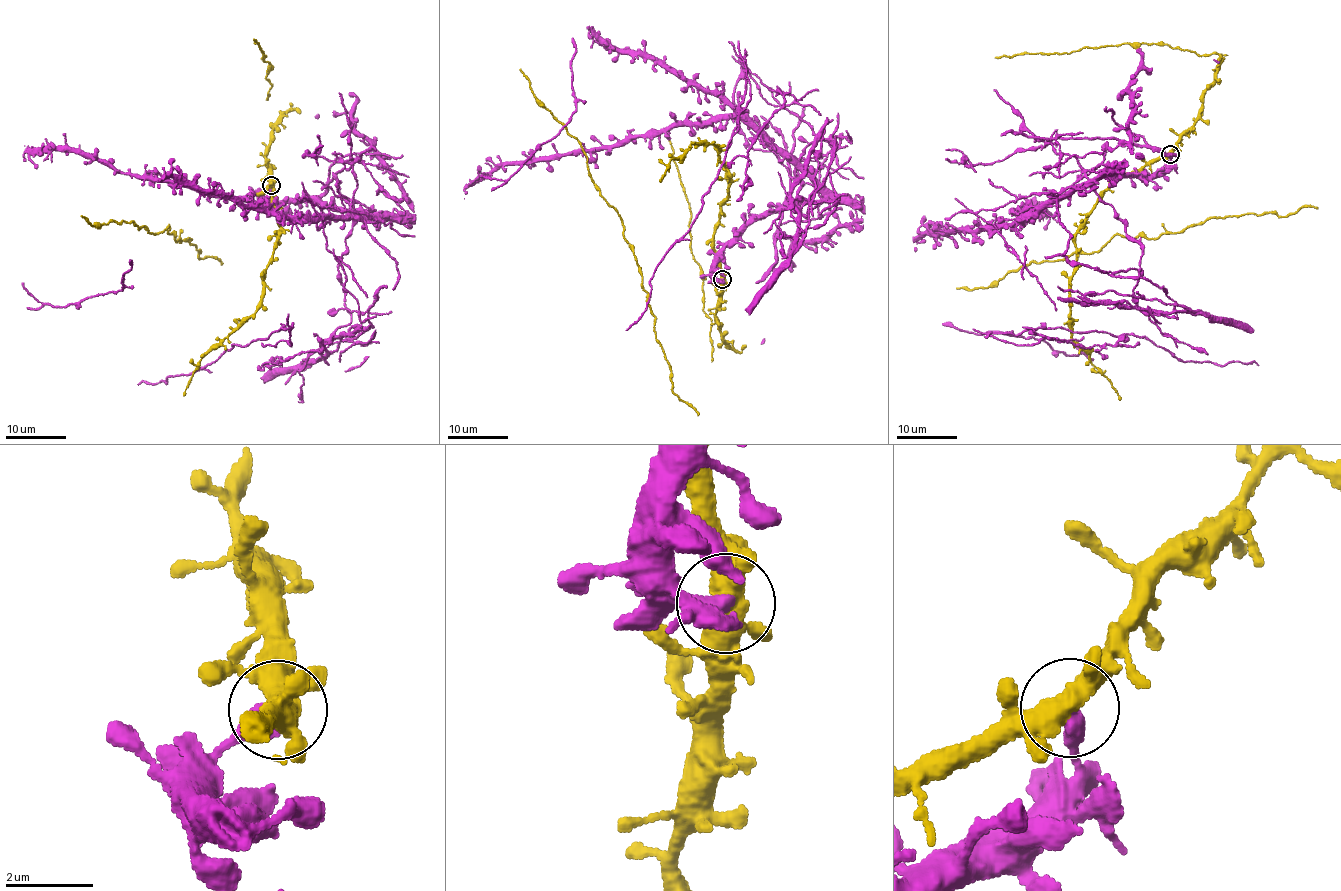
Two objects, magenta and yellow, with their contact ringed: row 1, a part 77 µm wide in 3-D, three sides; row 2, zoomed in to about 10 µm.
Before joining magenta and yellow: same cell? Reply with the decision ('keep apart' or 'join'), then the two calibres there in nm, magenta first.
keep apart; calibres 460 and 420 nm

